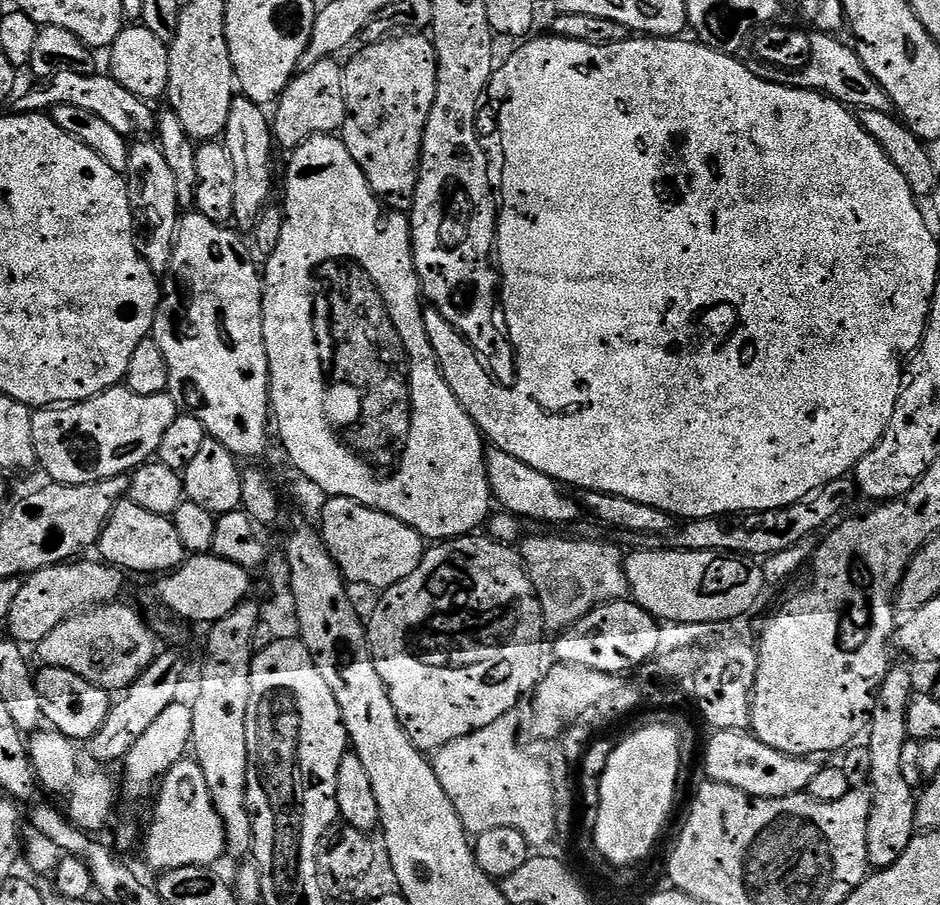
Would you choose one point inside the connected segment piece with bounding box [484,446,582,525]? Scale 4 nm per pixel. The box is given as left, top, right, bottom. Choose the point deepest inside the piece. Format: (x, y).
(517, 488)

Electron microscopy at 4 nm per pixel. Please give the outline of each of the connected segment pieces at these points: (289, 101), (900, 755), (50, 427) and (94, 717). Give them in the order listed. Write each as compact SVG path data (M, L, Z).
M329 58L310 66L305 72L297 71L280 99L274 105L270 116L272 134L277 145L287 150L295 150L312 136L336 134L343 129L346 118L346 98L344 97L344 70L335 59Z
M889 667L880 692L876 696L876 705L866 729L868 760L872 763L872 785L870 785L872 805L866 826L866 854L869 865L876 870L894 866L894 862L898 862L898 858L906 854L906 846L910 846L913 836L918 832L916 823L918 796L914 791L914 785L906 782L904 773L906 749L909 747L907 744L910 744L906 710L913 691L911 674L904 668Z
M126 386L111 388L77 404L37 408L32 414L32 429L39 467L44 467L47 479L57 484L89 484L131 473L156 456L158 446L162 446L162 437L177 414L177 397L168 392L147 396L134 394Z
M47 666L39 670L41 672L35 673L36 688L40 692L45 721L73 742L87 742L99 734L112 710L113 697L70 670Z

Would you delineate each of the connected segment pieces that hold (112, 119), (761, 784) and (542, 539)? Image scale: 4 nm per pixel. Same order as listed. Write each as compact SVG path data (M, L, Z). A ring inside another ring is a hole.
M59 72L47 77L41 88L28 92L14 104L16 112L42 112L58 106L78 106L78 110L90 110L90 114L98 114L102 122L107 122L118 134L125 138L148 138L156 131L157 109L149 101L138 94L130 94L126 86L122 86L110 74L78 74L77 72Z
M721 728L711 734L704 748L705 777L711 783L734 786L751 796L773 800L807 793L810 782L814 782L818 769L815 759L782 754L782 750L766 746L766 742L743 728Z
M530 534L521 541L518 551L532 584L539 592L547 635L560 635L569 626L577 624L594 607L624 600L631 595L629 578L624 568L624 554L618 547L599 540Z

